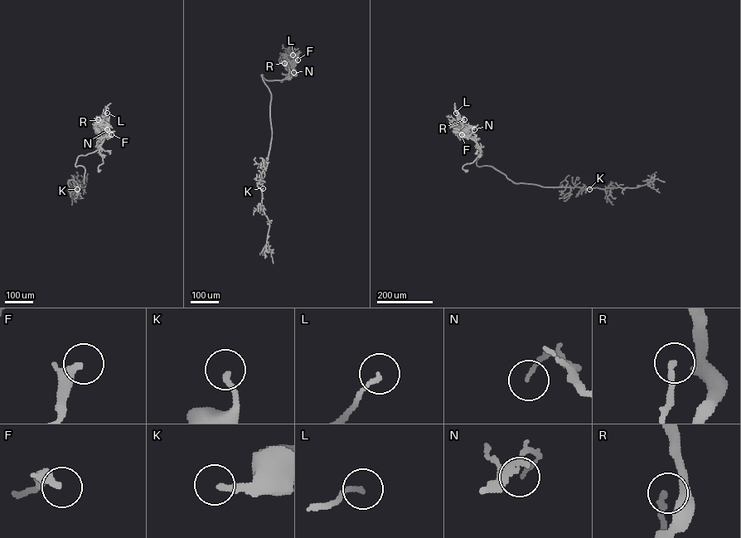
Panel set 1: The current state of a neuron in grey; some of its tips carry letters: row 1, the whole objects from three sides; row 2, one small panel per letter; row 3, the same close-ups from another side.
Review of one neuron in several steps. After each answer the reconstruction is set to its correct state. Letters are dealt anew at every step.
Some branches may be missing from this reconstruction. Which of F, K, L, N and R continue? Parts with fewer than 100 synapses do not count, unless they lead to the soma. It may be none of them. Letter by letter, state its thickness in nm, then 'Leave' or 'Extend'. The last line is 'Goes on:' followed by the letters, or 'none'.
F: Thickness 240 nm. Leave
K: Thickness 200 nm. Leave
L: Thickness 140 nm. Leave
N: Thickness 100 nm. Leave
R: Thickness 200 nm. Leave
Goes on: none

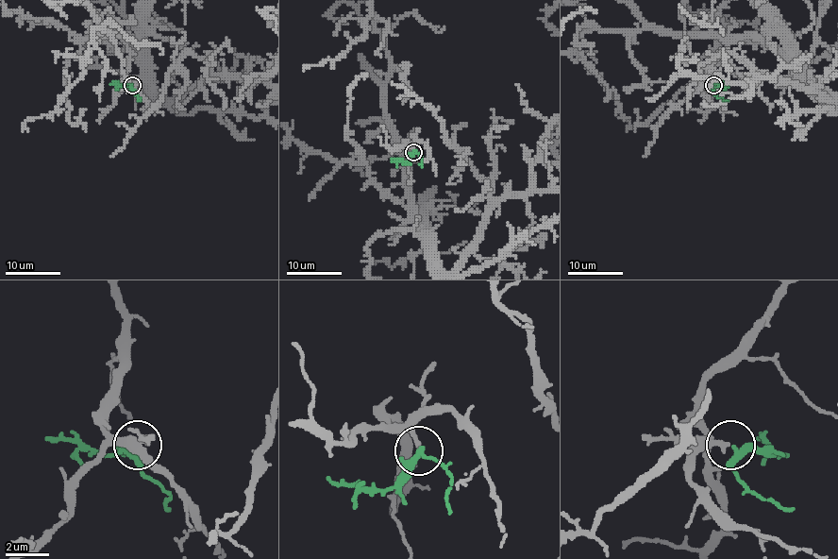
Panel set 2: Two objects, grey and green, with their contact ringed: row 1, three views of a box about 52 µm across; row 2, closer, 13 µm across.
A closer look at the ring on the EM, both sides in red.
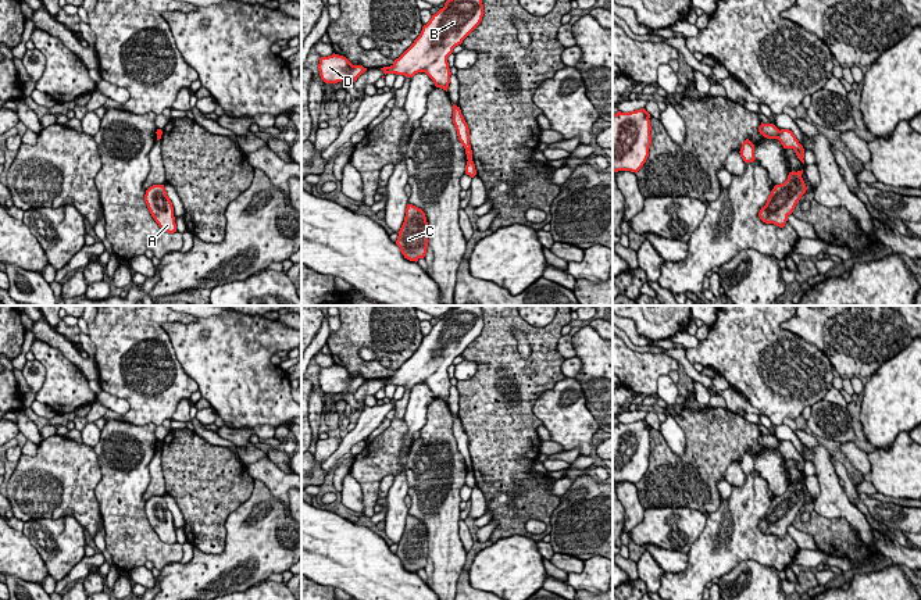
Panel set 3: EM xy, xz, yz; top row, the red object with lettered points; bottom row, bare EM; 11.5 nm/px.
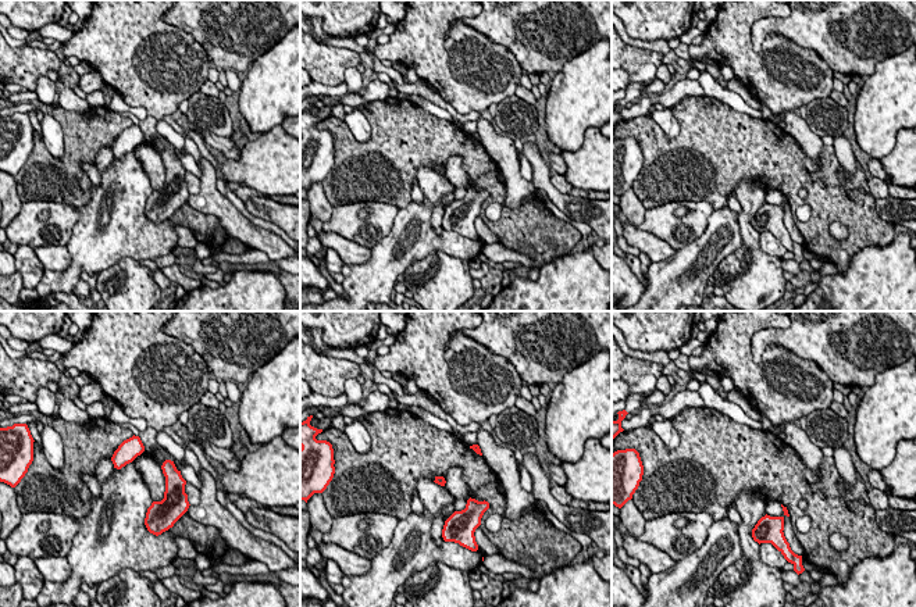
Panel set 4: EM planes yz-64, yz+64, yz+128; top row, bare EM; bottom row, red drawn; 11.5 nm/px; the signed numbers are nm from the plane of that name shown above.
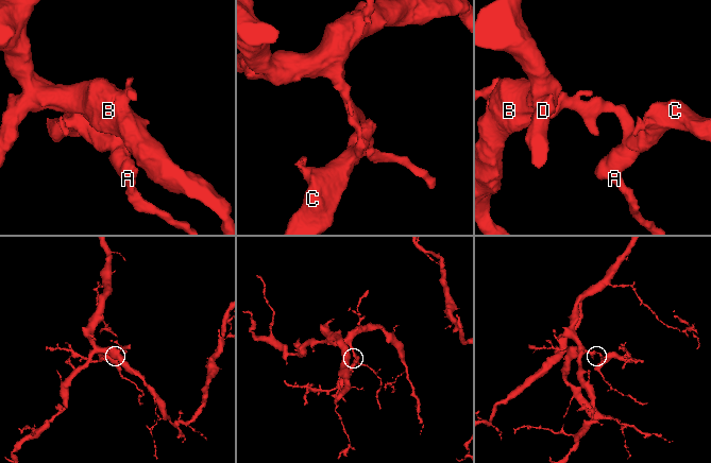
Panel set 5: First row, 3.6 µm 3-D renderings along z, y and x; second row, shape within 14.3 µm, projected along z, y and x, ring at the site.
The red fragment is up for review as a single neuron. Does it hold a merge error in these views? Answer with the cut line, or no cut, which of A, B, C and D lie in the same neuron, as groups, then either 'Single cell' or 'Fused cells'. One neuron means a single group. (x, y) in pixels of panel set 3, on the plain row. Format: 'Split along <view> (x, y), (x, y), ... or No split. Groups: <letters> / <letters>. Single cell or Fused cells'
Split along yz (780, 442), (777, 449). Groups: A C / B D. Fused cells

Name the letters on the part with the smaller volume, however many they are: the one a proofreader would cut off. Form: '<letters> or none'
A, C

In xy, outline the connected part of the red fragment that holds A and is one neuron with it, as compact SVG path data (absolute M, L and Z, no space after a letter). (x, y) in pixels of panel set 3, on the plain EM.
M164 496L150 497L146 501L144 512L151 528L164 543L176 543L174 518L169 508L167 507Z

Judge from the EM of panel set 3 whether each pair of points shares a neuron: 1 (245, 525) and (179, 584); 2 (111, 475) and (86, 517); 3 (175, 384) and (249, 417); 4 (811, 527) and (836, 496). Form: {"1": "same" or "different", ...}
{"1": "same", "2": "different", "3": "different", "4": "different"}

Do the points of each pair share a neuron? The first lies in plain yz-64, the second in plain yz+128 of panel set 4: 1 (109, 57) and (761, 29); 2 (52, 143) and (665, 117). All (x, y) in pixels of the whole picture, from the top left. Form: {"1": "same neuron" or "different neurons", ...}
{"1": "different neurons", "2": "same neuron"}

